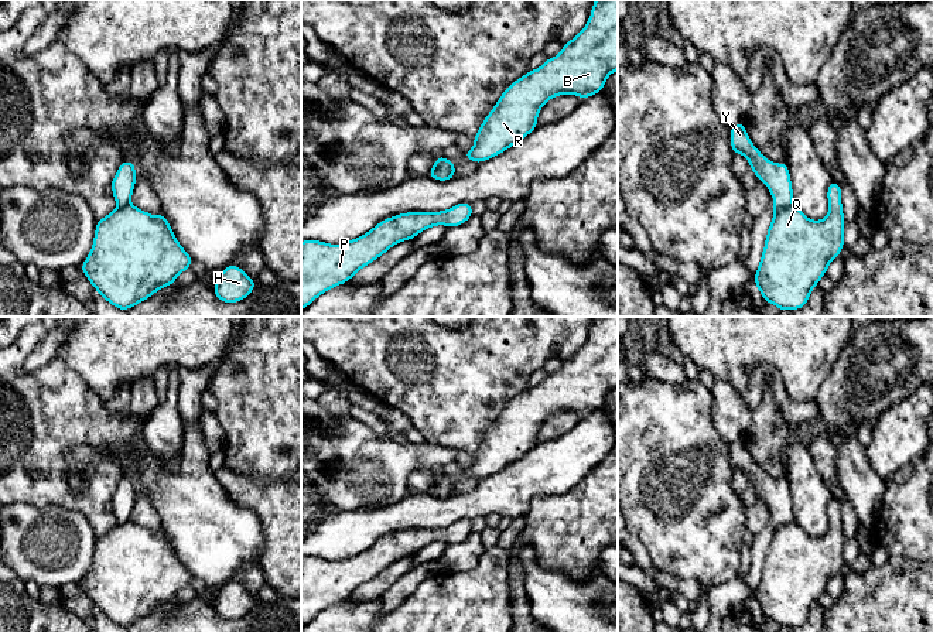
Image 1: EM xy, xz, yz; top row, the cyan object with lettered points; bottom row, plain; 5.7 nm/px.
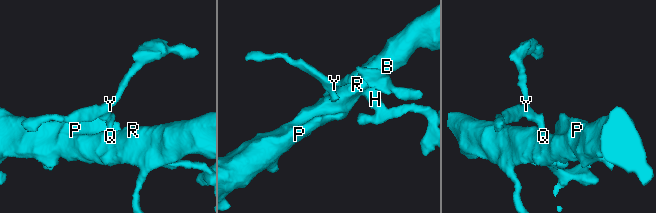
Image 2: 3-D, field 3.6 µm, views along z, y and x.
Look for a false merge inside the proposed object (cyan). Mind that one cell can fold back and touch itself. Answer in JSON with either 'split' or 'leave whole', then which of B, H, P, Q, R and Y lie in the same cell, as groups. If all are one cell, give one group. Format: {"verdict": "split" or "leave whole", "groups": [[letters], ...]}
{"verdict": "split", "groups": [["B", "H", "P", "Q", "R"], ["Y"]]}

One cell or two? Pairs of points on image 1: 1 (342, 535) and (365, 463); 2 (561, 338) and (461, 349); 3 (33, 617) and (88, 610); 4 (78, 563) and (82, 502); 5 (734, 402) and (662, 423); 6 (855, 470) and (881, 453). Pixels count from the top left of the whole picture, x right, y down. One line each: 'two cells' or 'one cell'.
1: two cells
2: one cell
3: two cells
4: two cells
5: two cells
6: two cells

